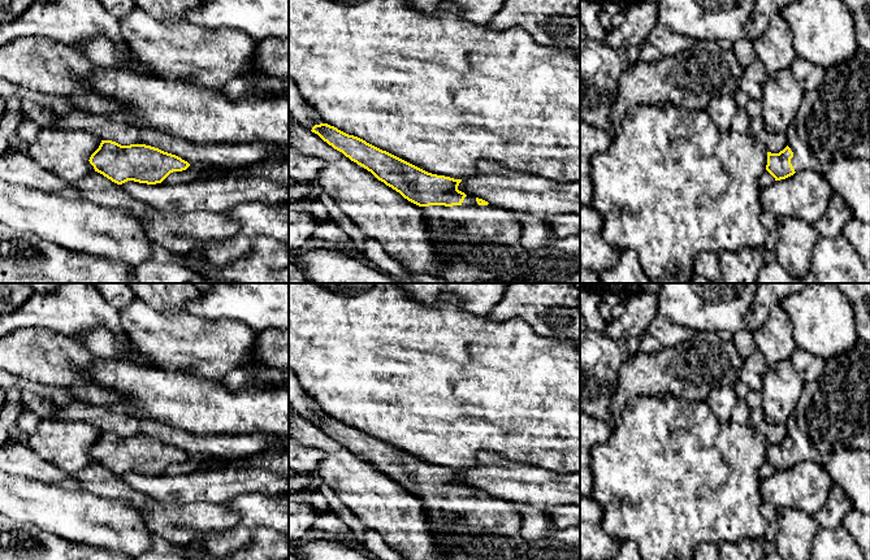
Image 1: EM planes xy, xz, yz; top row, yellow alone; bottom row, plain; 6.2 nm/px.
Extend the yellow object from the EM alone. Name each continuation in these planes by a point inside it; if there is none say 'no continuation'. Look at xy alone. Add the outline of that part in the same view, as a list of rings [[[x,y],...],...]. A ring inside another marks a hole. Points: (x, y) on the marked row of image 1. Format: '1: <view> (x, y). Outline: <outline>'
no continuation

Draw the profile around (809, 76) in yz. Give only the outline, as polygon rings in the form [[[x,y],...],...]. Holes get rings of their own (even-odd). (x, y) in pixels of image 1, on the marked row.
[[[801,57],[792,62],[789,70],[805,94],[818,90],[824,82],[827,71],[822,66]]]

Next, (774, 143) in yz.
[[[752,118],[748,135],[761,142],[767,152],[779,153],[787,147],[785,133],[770,134],[763,126],[762,118]]]

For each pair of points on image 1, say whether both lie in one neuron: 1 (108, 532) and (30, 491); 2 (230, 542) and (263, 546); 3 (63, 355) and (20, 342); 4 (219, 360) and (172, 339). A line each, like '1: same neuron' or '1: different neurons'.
1: same neuron
2: different neurons
3: same neuron
4: same neuron

